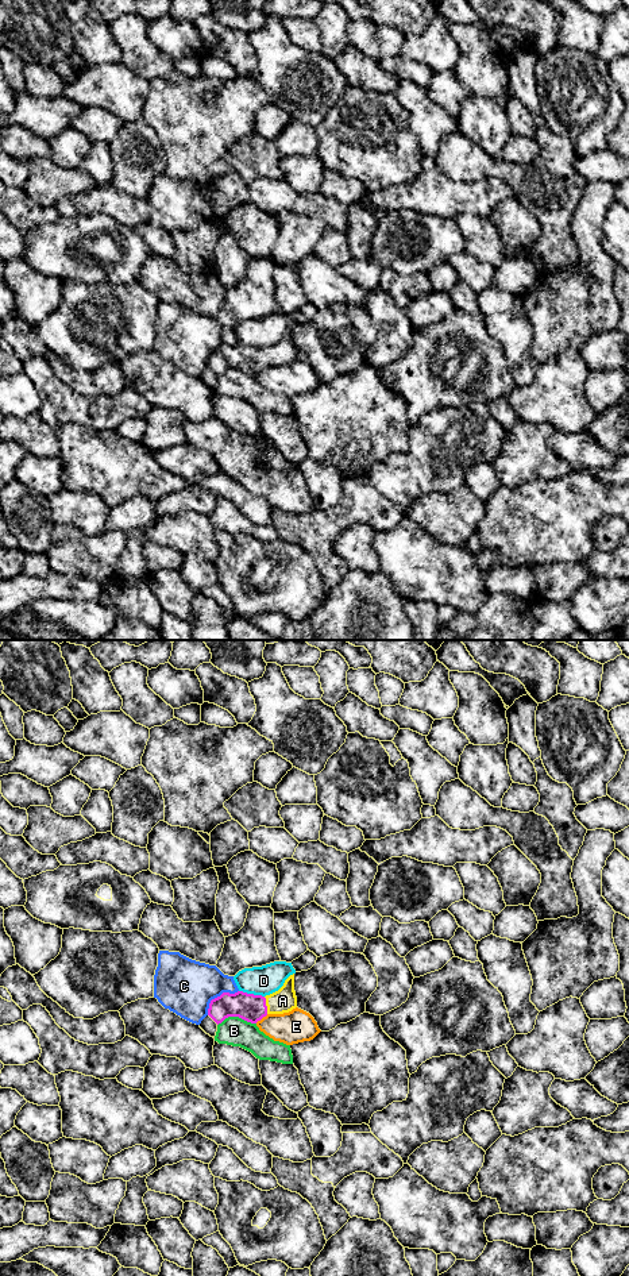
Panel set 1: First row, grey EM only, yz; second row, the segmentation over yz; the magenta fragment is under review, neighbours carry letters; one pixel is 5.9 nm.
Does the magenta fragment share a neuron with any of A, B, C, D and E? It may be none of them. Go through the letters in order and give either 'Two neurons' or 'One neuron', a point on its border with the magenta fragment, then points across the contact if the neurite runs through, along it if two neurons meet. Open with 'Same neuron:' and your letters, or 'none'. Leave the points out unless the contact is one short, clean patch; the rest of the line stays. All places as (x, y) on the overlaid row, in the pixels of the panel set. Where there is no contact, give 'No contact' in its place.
Same neuron: A
A: One neuron. Touches magenta at yz (265, 1005). Path across: yz (250, 1007), (265, 1005), (282, 1001)
B: Two neurons. Touches magenta at yz (236, 1016)
C: Two neurons. Touches magenta at yz (217, 997)
D: Two neurons. Touches magenta at yz (251, 994)
E: Two neurons. Touches magenta at yz (261, 1018)

